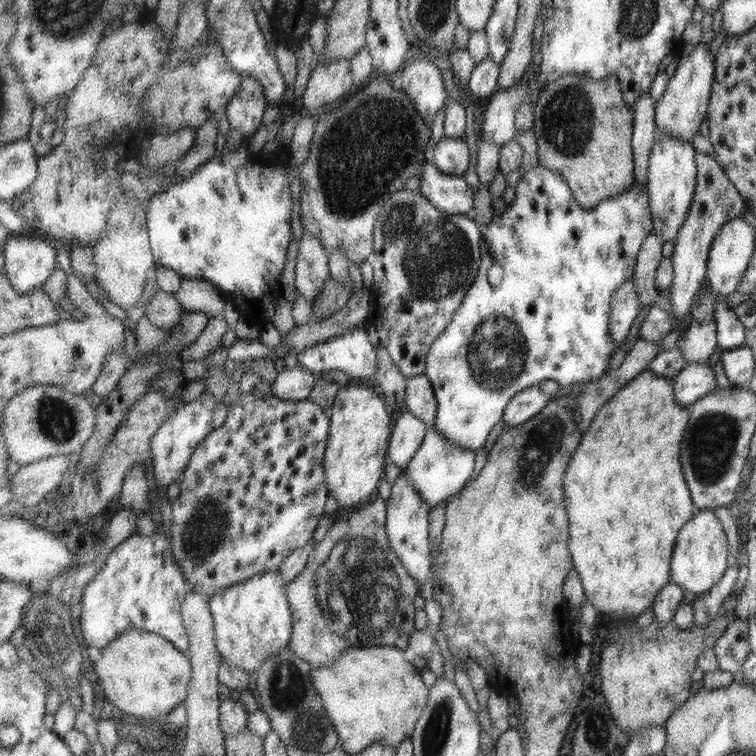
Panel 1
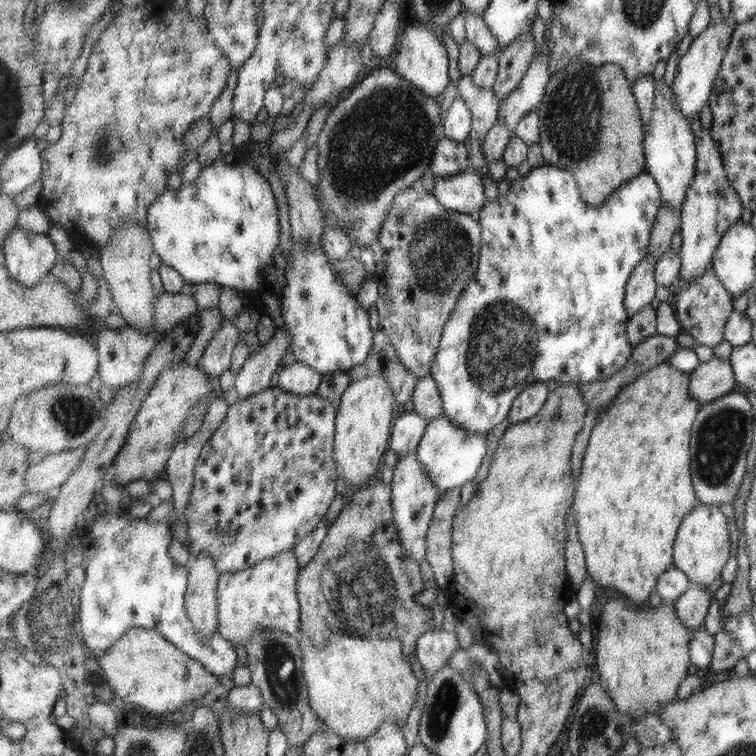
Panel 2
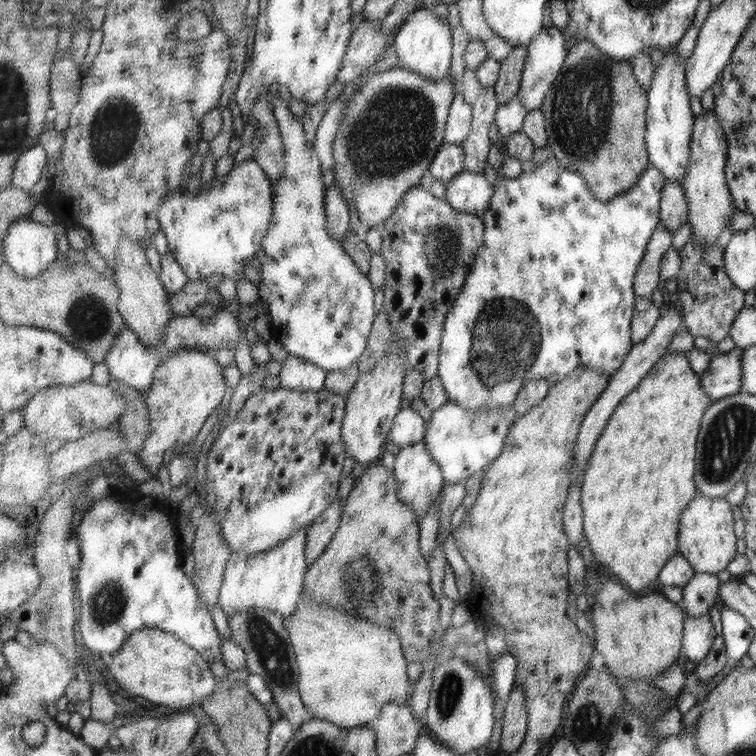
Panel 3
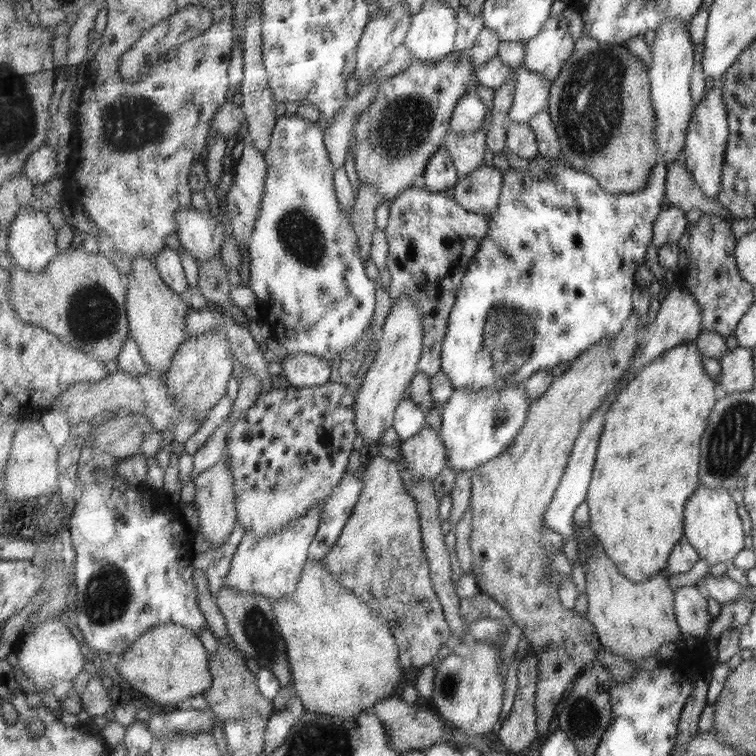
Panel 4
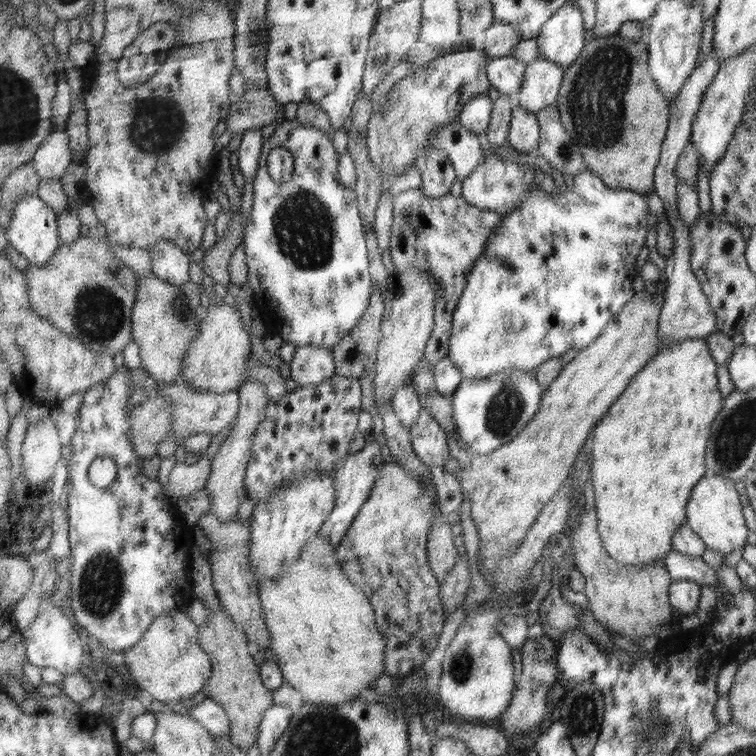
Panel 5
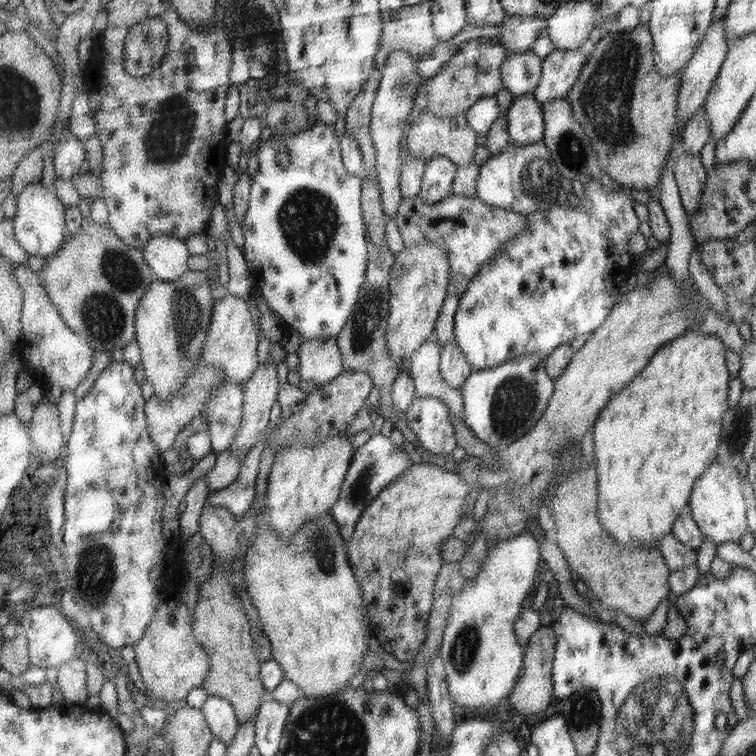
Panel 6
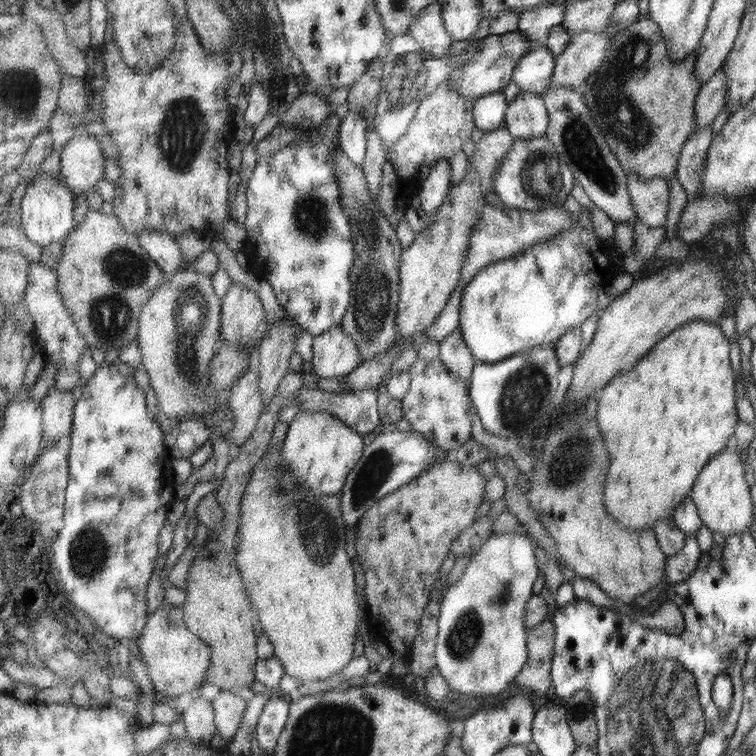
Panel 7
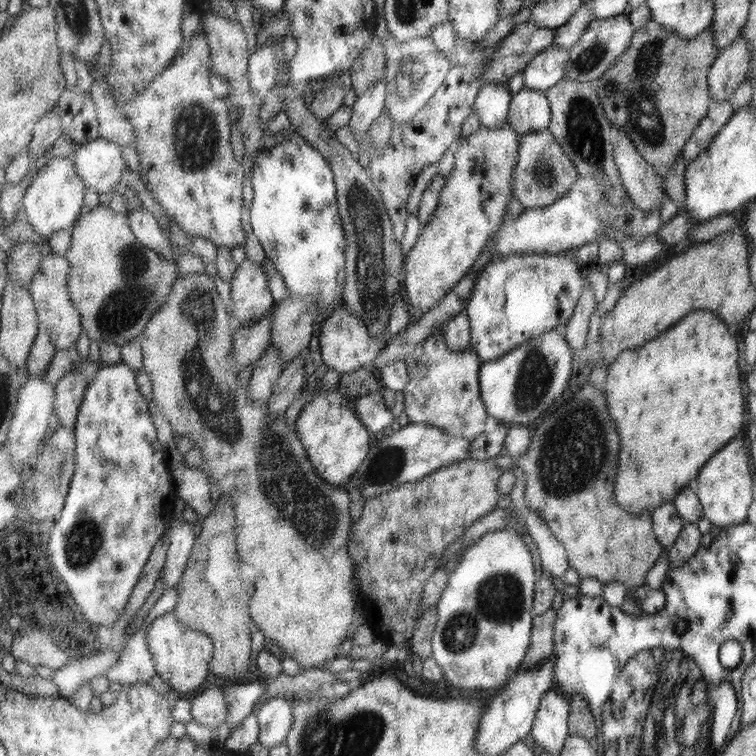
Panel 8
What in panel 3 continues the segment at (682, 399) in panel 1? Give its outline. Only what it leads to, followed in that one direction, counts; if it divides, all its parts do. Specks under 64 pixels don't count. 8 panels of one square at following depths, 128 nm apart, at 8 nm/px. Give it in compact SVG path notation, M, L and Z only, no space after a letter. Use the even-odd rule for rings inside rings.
M735 346L729 352L713 355L709 368L700 375L703 391L713 401L742 393L744 348Z

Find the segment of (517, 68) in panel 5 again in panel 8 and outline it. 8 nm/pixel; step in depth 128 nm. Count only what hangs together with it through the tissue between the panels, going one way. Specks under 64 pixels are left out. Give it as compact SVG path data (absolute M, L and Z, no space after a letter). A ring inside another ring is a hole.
M556 46L539 53L524 69L525 86L531 90L548 91L567 76L572 57L567 50Z

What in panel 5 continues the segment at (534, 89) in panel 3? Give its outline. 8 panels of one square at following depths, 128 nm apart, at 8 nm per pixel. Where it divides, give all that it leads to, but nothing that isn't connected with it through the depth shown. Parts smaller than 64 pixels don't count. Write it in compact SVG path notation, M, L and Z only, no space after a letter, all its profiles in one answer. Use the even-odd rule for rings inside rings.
M571 2L562 6L537 37L539 57L565 67L573 64L587 45L581 10Z

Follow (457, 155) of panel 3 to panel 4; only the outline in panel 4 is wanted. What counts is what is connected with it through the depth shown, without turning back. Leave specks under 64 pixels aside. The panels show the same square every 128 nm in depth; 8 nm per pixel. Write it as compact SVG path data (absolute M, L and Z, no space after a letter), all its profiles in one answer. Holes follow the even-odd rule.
M443 146L431 157L421 184L431 192L444 193L445 190L454 188L459 178L452 154L447 147Z

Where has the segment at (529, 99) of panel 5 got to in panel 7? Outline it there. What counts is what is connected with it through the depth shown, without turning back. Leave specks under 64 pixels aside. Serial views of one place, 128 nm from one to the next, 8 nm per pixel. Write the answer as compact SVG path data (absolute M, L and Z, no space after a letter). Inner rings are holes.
M585 32L573 37L569 48L556 58L552 86L582 88L586 80L606 62L606 54L613 42L613 34L602 32Z

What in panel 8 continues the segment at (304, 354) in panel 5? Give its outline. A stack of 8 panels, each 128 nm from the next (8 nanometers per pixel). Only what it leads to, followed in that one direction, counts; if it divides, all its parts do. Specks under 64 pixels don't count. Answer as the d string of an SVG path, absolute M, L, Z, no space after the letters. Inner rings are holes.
M345 305L337 308L319 331L318 342L323 362L320 371L329 368L340 375L356 371L361 367L371 368L380 357L382 350L388 347L388 340L391 338L390 332L371 336L365 322L355 317Z

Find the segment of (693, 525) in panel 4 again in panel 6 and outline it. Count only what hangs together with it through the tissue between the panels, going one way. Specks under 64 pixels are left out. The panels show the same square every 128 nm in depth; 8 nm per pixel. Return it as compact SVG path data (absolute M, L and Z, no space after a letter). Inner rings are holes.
M713 463L695 483L688 511L706 538L717 546L727 542L739 543L739 540L750 532L747 526L747 502L743 494L743 483L735 466Z

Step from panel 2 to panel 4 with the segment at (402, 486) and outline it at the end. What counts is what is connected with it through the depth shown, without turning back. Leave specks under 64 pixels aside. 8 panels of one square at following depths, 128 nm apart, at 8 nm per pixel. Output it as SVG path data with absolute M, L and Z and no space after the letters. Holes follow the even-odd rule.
M425 425L417 436L401 442L400 450L410 472L414 473L417 480L435 480L439 472L447 468L446 446L439 436L439 431L428 425Z

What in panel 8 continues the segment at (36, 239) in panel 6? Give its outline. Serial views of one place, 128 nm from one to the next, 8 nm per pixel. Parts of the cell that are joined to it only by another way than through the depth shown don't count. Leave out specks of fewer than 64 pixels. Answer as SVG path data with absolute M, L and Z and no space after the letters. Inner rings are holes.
M71 155L64 158L47 157L31 179L30 187L23 197L23 206L28 222L36 235L41 234L47 240L61 230L72 229L83 215L86 185L78 175Z

